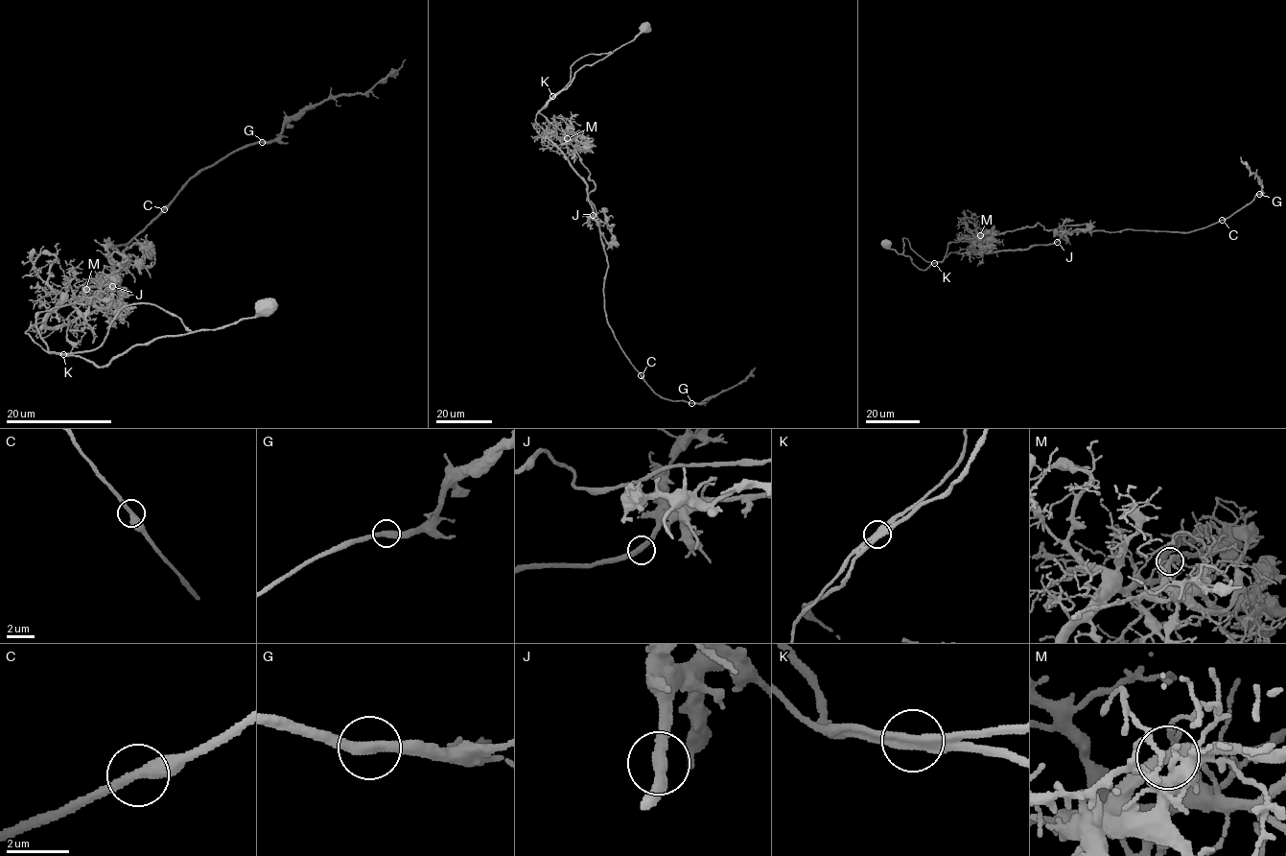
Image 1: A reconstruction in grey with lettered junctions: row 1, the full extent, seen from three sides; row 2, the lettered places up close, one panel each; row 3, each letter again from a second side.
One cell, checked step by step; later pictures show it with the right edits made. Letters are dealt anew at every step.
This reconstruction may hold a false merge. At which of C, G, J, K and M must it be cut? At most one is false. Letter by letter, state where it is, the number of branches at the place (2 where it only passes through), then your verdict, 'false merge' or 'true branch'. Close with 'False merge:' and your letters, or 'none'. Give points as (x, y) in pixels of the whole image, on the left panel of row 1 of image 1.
C: place (164, 209); branches 2; true branch
G: place (262, 142); branches 2; true branch
J: place (112, 286); branches 2; true branch
K: place (63, 354); branches 2; false merge
M: place (86, 289); branches 2; true branch
False merge: K

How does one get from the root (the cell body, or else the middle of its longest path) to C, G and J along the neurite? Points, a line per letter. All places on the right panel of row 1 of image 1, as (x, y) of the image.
C: (884, 243), (924, 270), (962, 249), (988, 253), (1023, 249), (1055, 242), (1073, 231), (1189, 232), (1222, 220)
G: (884, 243), (926, 270), (962, 249), (988, 253), (1023, 249), (1073, 231), (1189, 232), (1225, 220), (1259, 194)
J: (884, 243), (885, 247), (908, 256), (923, 270), (962, 249), (989, 253), (1057, 242)

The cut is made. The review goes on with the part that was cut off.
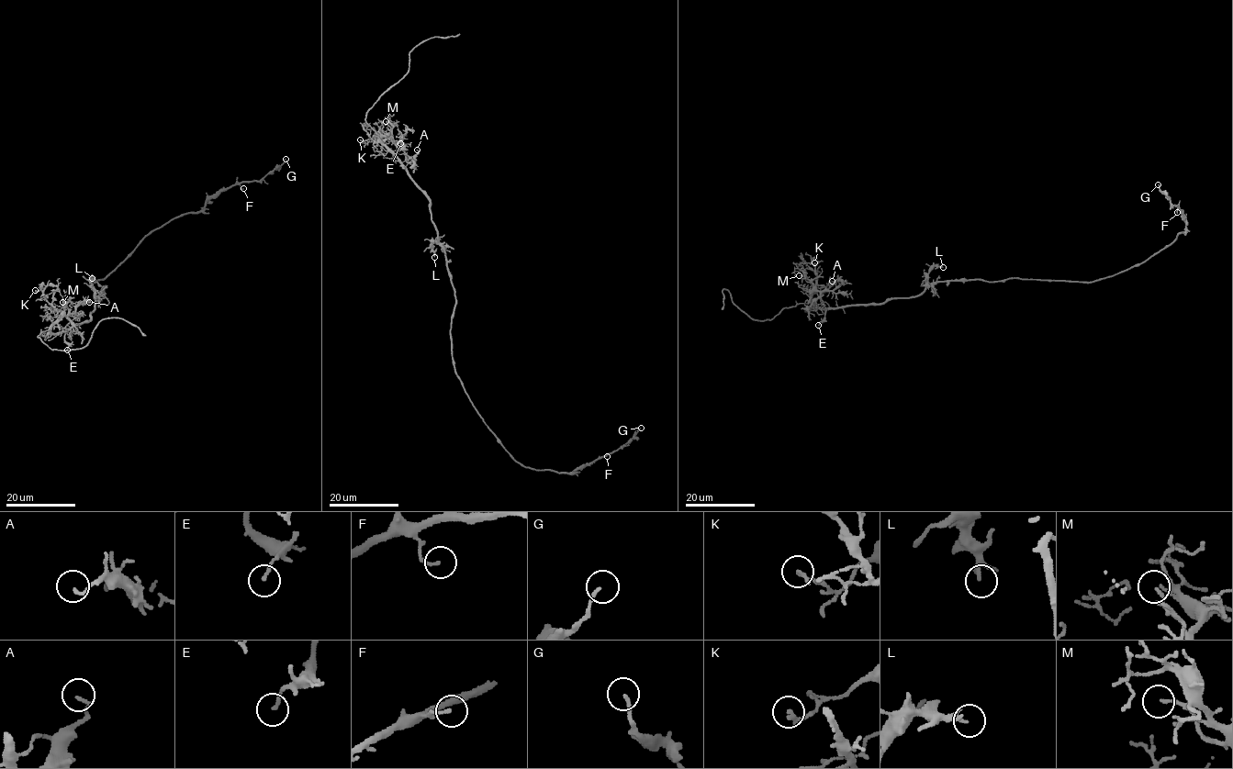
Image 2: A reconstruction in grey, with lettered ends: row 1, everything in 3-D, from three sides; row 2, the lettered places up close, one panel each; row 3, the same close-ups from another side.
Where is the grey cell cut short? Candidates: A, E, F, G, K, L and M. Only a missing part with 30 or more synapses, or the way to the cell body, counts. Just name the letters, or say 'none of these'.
none of these

